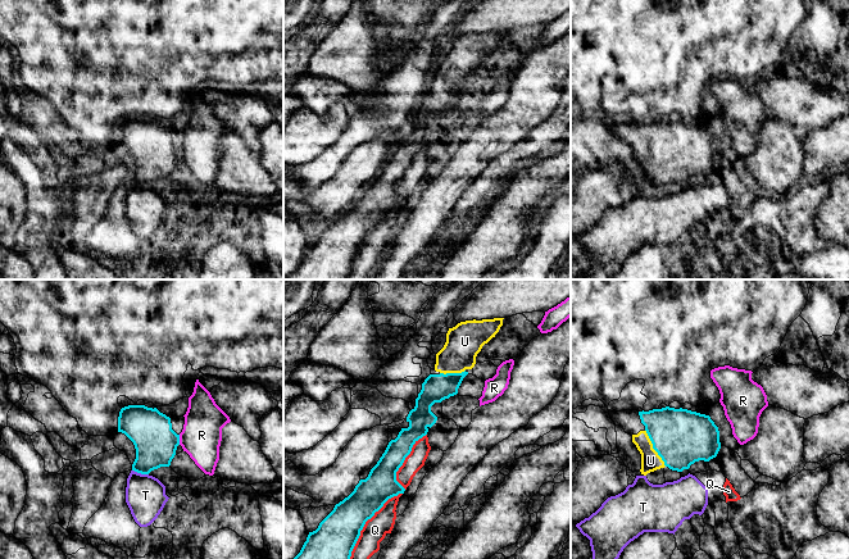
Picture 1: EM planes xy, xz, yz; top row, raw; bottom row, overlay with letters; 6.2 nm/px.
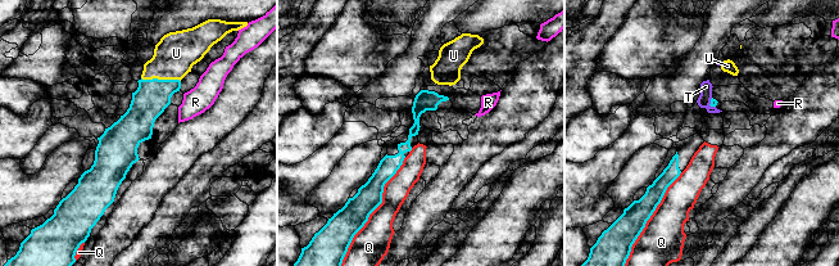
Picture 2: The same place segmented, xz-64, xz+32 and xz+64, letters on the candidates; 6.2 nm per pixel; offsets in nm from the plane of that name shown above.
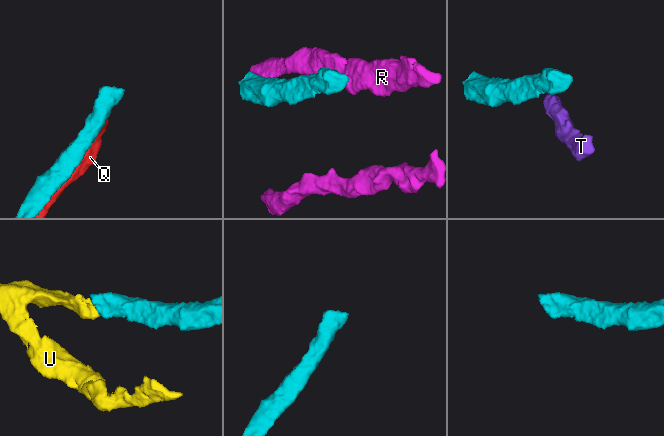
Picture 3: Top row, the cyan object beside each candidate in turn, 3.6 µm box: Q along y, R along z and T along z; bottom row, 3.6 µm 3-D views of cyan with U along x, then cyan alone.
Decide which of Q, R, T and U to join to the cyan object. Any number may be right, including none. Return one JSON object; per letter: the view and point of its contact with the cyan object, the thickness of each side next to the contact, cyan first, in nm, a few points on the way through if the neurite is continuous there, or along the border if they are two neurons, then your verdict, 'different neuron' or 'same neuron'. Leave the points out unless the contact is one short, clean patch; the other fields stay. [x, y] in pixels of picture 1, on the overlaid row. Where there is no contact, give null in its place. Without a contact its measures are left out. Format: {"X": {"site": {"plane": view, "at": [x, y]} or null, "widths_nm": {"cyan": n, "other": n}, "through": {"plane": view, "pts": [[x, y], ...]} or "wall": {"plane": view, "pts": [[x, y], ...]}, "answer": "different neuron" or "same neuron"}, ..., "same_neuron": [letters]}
{"Q": {"site": {"plane": "xz", "at": [366, 521]}, "widths_nm": {"cyan": 260, "other": 150}, "answer": "different neuron"}, "R": {"site": {"plane": "xy", "at": [178, 440]}, "widths_nm": {"cyan": 260, "other": 260}, "answer": "different neuron"}, "T": {"site": {"plane": "xy", "at": [140, 472]}, "widths_nm": {"cyan": 260, "other": 260}, "wall": {"plane": "xy", "pts": [[132, 469], [148, 475]]}, "answer": "different neuron"}, "U": {"site": {"plane": "yz", "at": [653, 448]}, "widths_nm": {"cyan": 360, "other": 120}, "through": {"plane": "yz", "pts": [[681, 437], [671, 439], [653, 448], [653, 458], [650, 460]]}, "answer": "same neuron"}, "same_neuron": ["U"]}

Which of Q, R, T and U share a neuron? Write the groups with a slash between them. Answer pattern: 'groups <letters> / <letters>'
groups Q T / R / U

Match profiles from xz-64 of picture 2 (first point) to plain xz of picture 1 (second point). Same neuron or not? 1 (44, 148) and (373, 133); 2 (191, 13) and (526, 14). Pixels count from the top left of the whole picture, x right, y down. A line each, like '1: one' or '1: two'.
1: one
2: one

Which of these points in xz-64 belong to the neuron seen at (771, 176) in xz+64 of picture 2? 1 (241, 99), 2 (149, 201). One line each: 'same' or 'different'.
1: different
2: different

